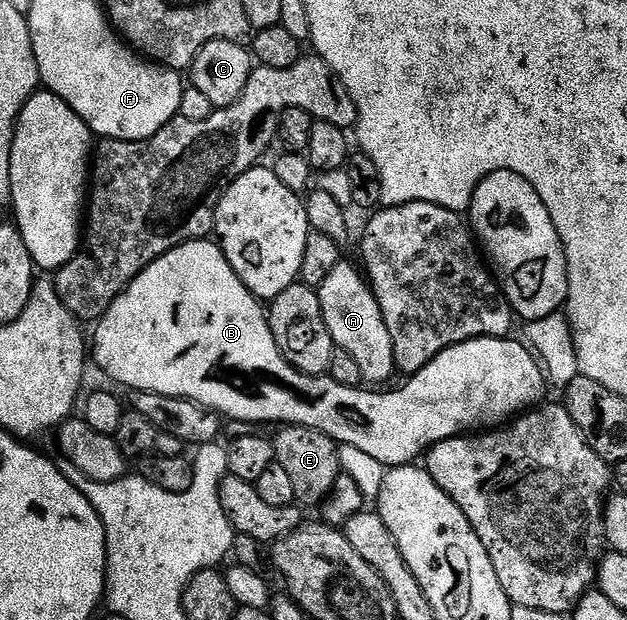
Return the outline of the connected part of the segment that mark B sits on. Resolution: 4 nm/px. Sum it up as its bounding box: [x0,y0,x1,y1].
[93,239,545,467]

